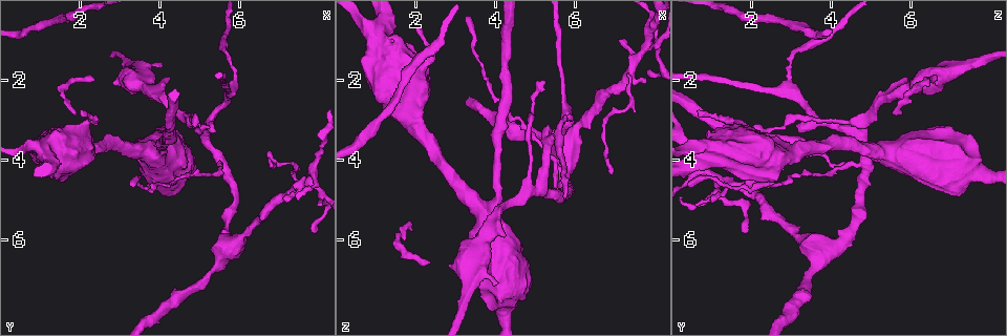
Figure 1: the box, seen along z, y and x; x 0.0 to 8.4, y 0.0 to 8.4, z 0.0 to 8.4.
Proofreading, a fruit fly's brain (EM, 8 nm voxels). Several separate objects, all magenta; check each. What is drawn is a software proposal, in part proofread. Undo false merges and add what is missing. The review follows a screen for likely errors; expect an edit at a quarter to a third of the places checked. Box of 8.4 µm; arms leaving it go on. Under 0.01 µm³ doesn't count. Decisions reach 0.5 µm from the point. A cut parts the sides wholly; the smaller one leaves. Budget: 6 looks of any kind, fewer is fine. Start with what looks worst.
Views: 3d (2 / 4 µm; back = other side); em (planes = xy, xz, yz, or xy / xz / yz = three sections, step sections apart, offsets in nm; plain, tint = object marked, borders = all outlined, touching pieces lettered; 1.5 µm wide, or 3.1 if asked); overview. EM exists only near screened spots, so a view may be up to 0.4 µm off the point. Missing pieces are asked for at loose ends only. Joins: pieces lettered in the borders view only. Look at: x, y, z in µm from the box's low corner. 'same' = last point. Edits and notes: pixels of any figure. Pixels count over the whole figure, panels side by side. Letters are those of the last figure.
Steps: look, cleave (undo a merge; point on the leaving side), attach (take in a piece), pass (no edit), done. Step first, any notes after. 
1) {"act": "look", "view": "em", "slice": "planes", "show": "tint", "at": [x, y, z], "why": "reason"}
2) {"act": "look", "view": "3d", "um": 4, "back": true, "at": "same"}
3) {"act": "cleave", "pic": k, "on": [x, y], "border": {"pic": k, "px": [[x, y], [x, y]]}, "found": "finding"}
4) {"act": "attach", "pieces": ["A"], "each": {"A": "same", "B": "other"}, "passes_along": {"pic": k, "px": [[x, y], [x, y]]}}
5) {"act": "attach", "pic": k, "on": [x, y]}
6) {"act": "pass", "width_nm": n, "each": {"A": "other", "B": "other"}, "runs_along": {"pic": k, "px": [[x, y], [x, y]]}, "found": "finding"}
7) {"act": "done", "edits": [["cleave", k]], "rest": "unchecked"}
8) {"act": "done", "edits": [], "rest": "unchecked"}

{"act": "look", "view": "3d", "um": 2, "back": true, "at": [2.40, 1.95, 6.55], "why": "free end"}

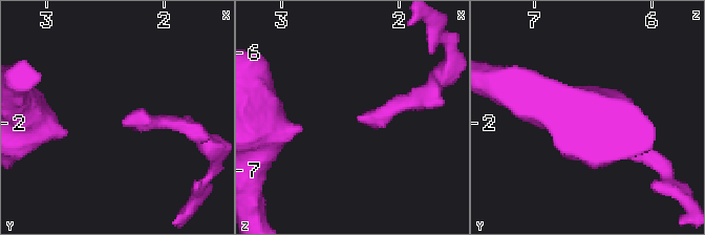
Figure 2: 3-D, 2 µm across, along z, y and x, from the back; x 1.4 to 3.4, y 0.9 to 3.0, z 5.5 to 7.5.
{"act": "look", "view": "em", "slice": "planes", "show": "tint", "at": [2.36, 2.00, 6.54], "why": "shape alone is not enough"}

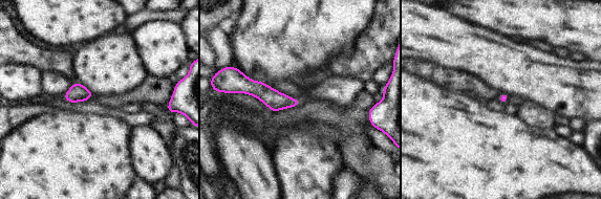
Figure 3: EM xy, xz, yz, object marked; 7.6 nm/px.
{"act": "look", "view": "em", "slice": "planes", "show": "borders", "at": "same"}

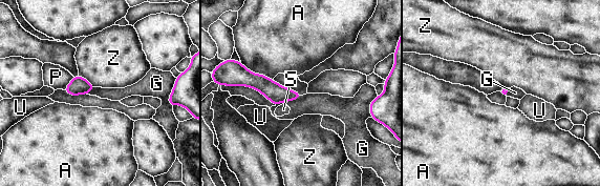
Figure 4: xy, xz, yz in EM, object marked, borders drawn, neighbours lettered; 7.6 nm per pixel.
{"act": "pass", "each": {"A": "other", "G": "other", "P": "other", "S": "other", "U": "other", "Z": "other"}, "found": "none of them fits"}

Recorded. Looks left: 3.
{"act": "look", "view": "em", "slice": "xz", "step": 8, "show": "borders", "at": [2.05, 2.85, 0.70], "why": "an open end"}

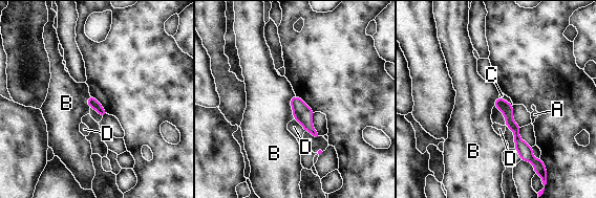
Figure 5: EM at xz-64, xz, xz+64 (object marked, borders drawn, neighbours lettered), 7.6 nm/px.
{"act": "look", "view": "em", "slice": "planes", "show": "borders", "at": "same"}

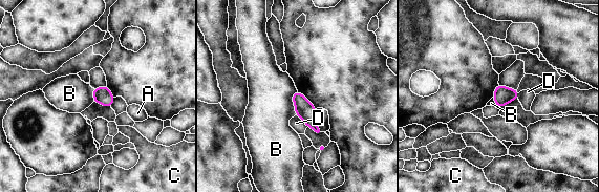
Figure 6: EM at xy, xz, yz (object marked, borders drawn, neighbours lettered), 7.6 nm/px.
{"act": "pass", "longest_contact_nm": ["B", 180], "each": {"A": "other", "B": "other", "C": "other", "D": "other"}, "border": {"pic": 6, "px": [[295, 91], [292, 101], [297, 114]]}, "found": "none of them fits"}

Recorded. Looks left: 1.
{"act": "done", "edits": [], "rest": "unchecked"}

